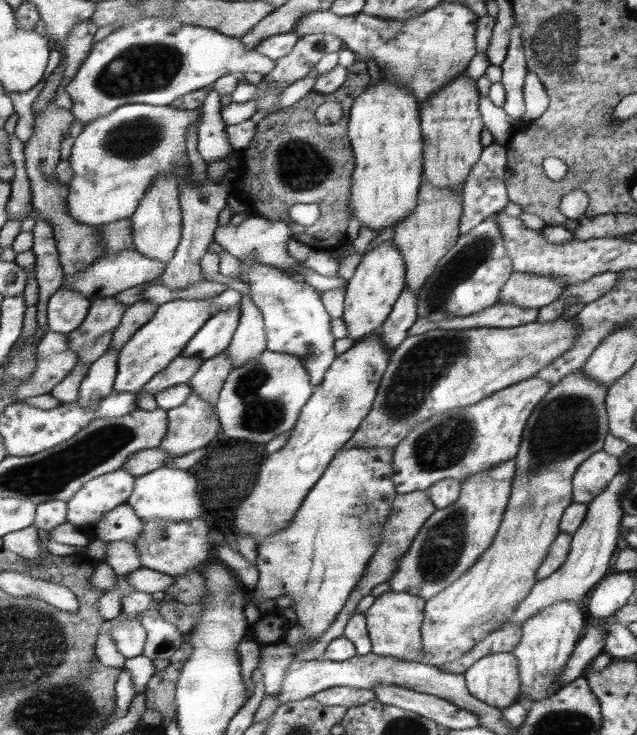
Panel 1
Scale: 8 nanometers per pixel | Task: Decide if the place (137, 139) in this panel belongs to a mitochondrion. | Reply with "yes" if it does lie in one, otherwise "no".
yes

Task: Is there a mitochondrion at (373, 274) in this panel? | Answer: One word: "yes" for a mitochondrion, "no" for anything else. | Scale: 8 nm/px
no

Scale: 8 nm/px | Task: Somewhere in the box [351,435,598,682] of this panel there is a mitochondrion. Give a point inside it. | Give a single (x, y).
(441, 550)

